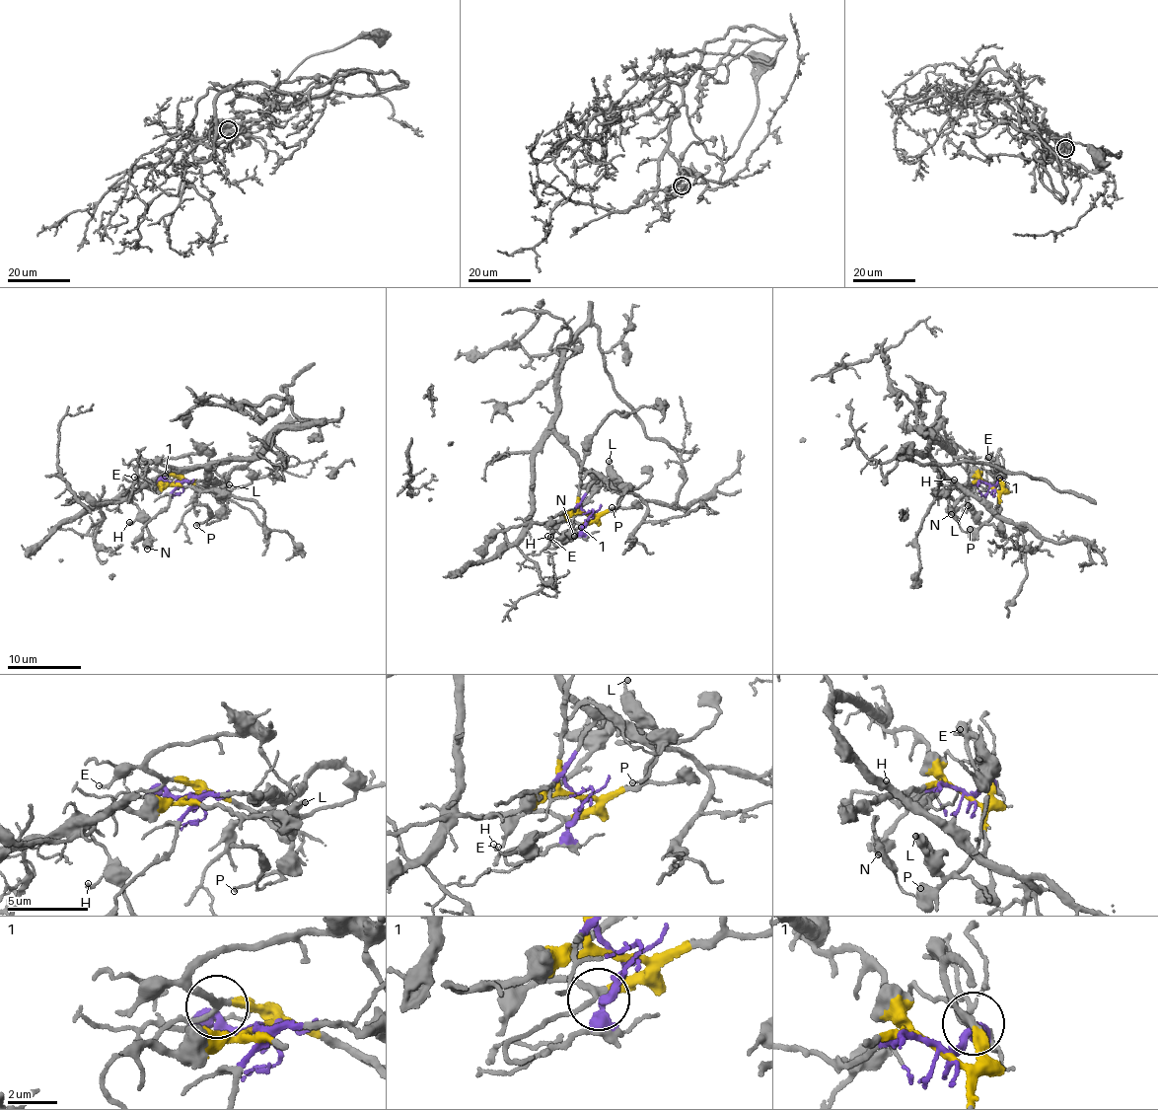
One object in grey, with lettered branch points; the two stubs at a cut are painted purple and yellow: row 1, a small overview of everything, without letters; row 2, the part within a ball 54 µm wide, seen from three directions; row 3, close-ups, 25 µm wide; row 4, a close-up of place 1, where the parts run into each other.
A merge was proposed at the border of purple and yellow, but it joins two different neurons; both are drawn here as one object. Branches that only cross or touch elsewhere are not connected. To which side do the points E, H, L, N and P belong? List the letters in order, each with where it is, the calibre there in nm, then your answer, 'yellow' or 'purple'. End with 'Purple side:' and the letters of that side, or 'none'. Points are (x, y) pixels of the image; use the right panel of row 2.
E: (988, 457) | 190 nm | yellow
H: (954, 480) | 150 nm | yellow
L: (968, 505) | 240 nm | yellow
N: (951, 514) | 360 nm | yellow
P: (970, 529) | 160 nm | yellow
Purple side: none

